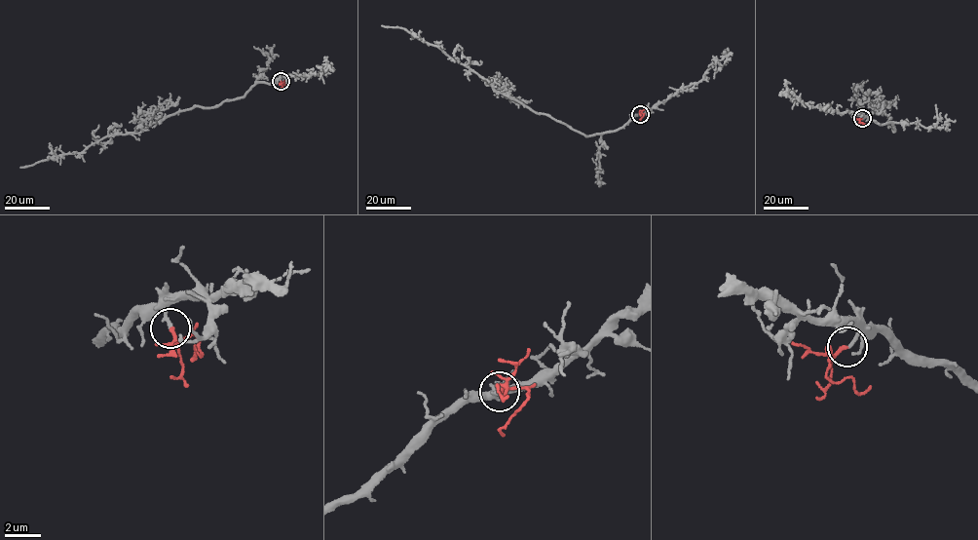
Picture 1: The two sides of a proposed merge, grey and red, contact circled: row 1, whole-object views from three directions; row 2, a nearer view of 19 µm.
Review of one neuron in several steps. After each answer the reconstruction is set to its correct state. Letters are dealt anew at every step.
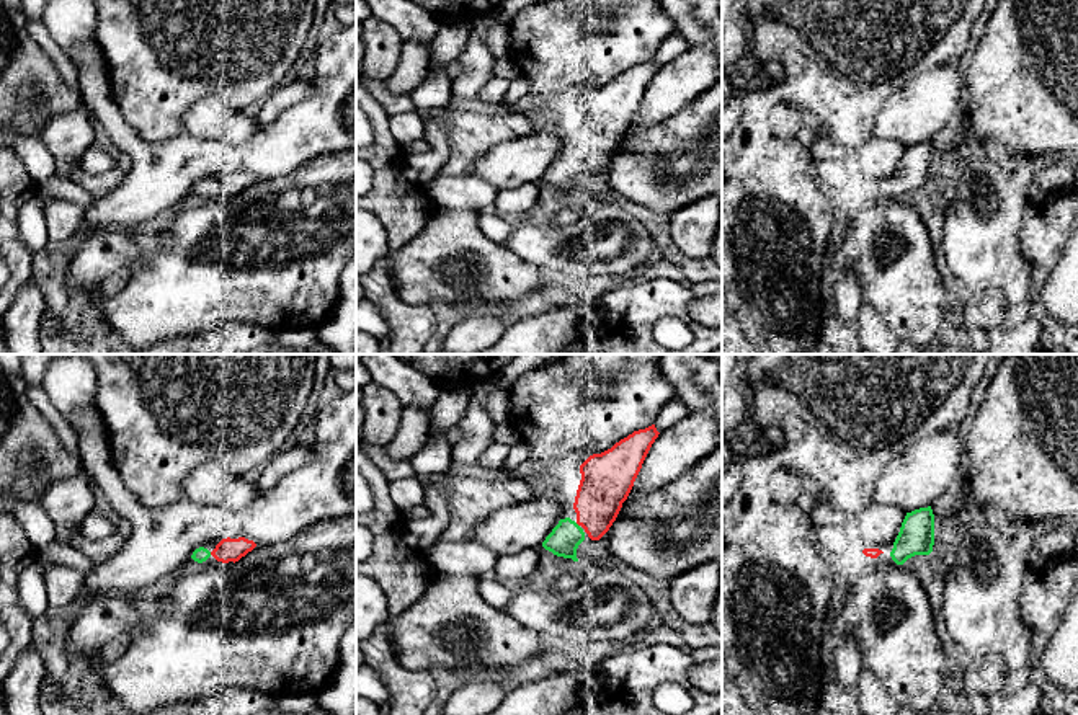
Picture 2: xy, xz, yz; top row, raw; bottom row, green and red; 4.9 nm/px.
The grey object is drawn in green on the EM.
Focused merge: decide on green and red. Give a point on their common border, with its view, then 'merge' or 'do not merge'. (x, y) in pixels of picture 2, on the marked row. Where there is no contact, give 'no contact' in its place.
xz (577, 524) | merge

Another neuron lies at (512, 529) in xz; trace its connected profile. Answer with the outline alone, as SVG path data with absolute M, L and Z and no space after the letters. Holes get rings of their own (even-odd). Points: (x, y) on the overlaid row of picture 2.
M532 498L487 516L466 542L482 544L498 557L539 548L562 514L559 503Z

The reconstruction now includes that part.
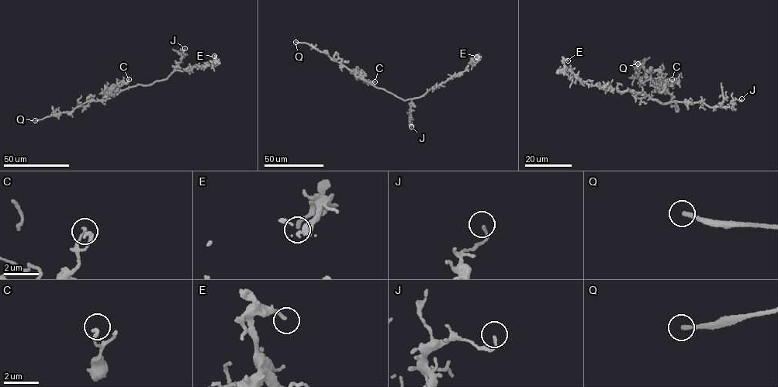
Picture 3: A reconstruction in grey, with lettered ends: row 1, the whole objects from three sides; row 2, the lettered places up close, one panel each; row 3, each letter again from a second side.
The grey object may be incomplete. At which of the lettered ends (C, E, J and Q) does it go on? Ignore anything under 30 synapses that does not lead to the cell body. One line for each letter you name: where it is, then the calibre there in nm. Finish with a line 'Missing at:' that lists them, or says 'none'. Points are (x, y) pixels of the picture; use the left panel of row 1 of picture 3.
Q: Place: (35, 120). Thickness 200 nm
Missing at: Q

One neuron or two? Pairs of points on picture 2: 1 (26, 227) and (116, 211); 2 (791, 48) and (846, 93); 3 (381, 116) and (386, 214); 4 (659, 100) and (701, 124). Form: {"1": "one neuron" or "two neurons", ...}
{"1": "two neurons", "2": "one neuron", "3": "one neuron", "4": "two neurons"}

